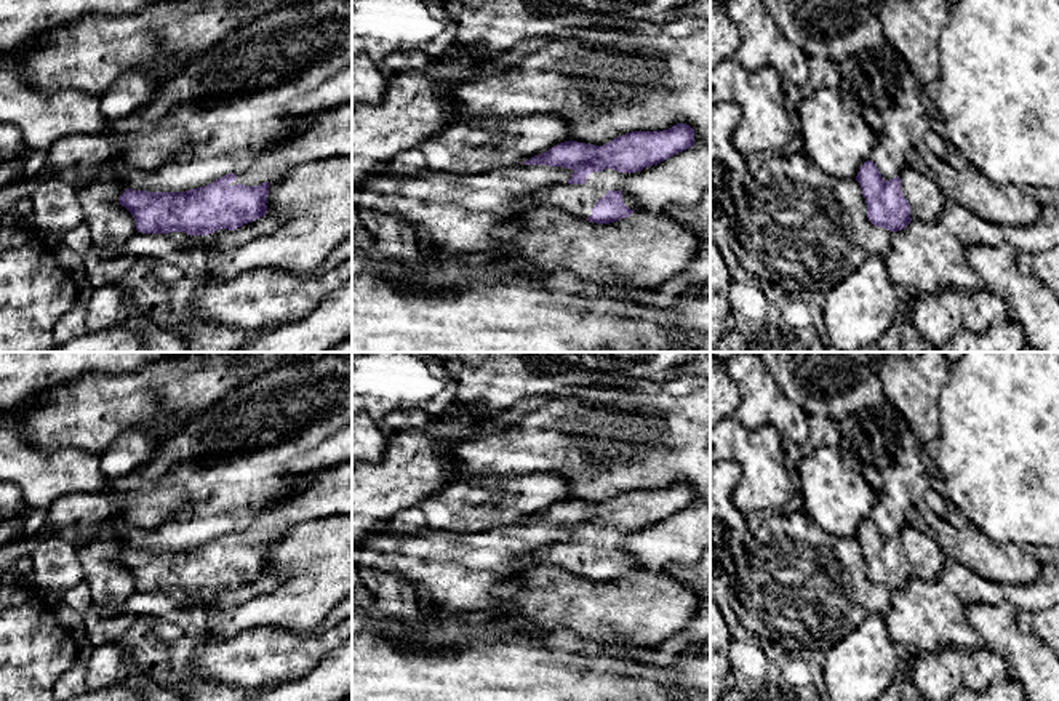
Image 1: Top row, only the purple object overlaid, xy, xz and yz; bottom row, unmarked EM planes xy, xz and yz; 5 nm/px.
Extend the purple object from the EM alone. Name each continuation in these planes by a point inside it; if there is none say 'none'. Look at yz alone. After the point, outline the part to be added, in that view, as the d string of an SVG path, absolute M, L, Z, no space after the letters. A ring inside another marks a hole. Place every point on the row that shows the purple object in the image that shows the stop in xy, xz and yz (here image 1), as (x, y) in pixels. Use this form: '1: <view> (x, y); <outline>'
1: yz (925, 199); M907 165L902 166L899 178L902 195L910 205L910 218L936 221L945 202L936 182Z

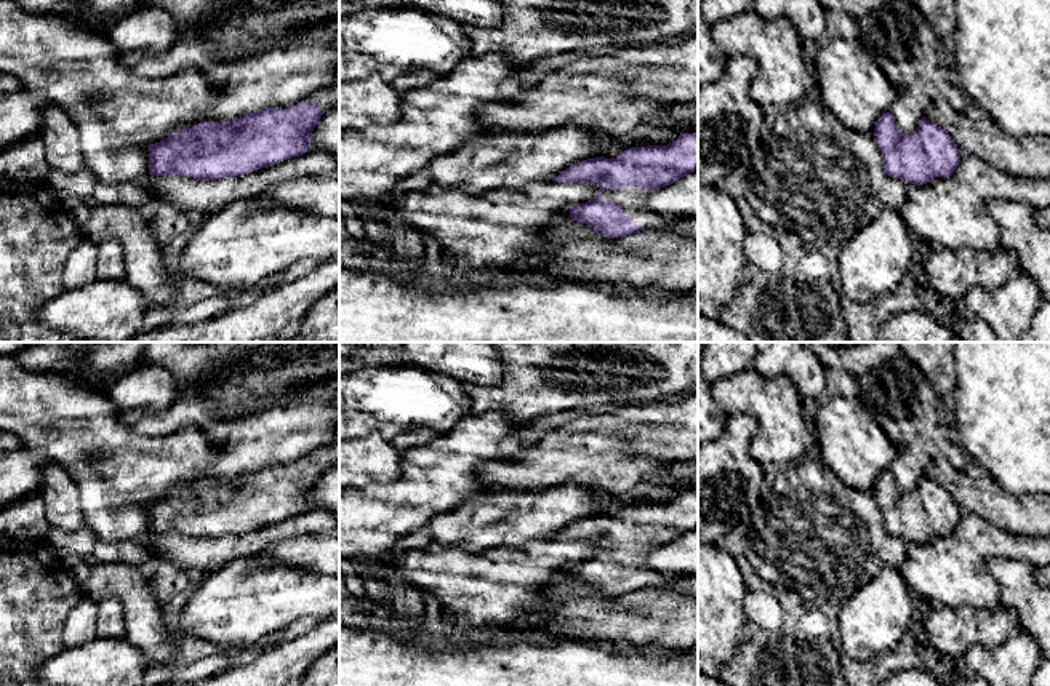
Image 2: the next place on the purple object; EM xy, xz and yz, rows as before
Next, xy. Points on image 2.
none

